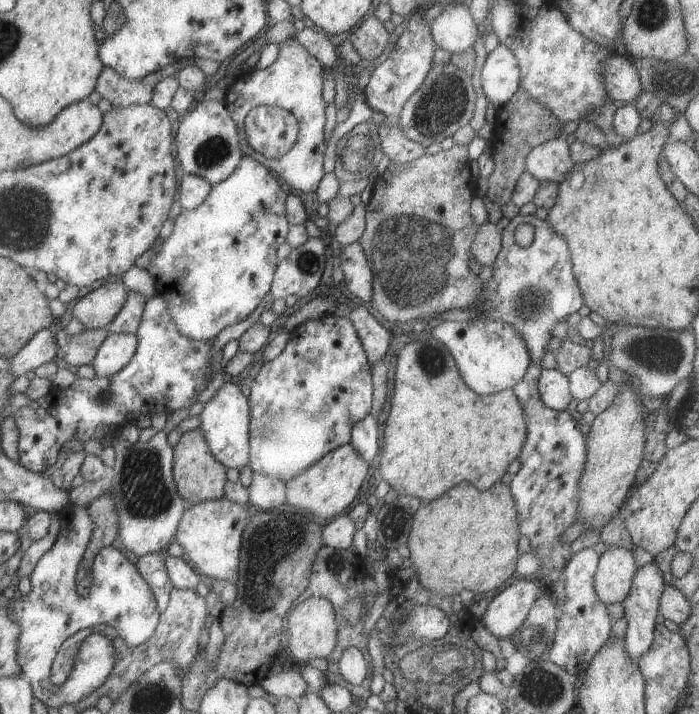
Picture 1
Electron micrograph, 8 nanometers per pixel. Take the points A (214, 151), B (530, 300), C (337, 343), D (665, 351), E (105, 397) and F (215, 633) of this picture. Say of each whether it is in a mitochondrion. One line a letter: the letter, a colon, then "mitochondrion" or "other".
A: mitochondrion
B: mitochondrion
C: other
D: mitochondrion
E: mitochondrion
F: other

